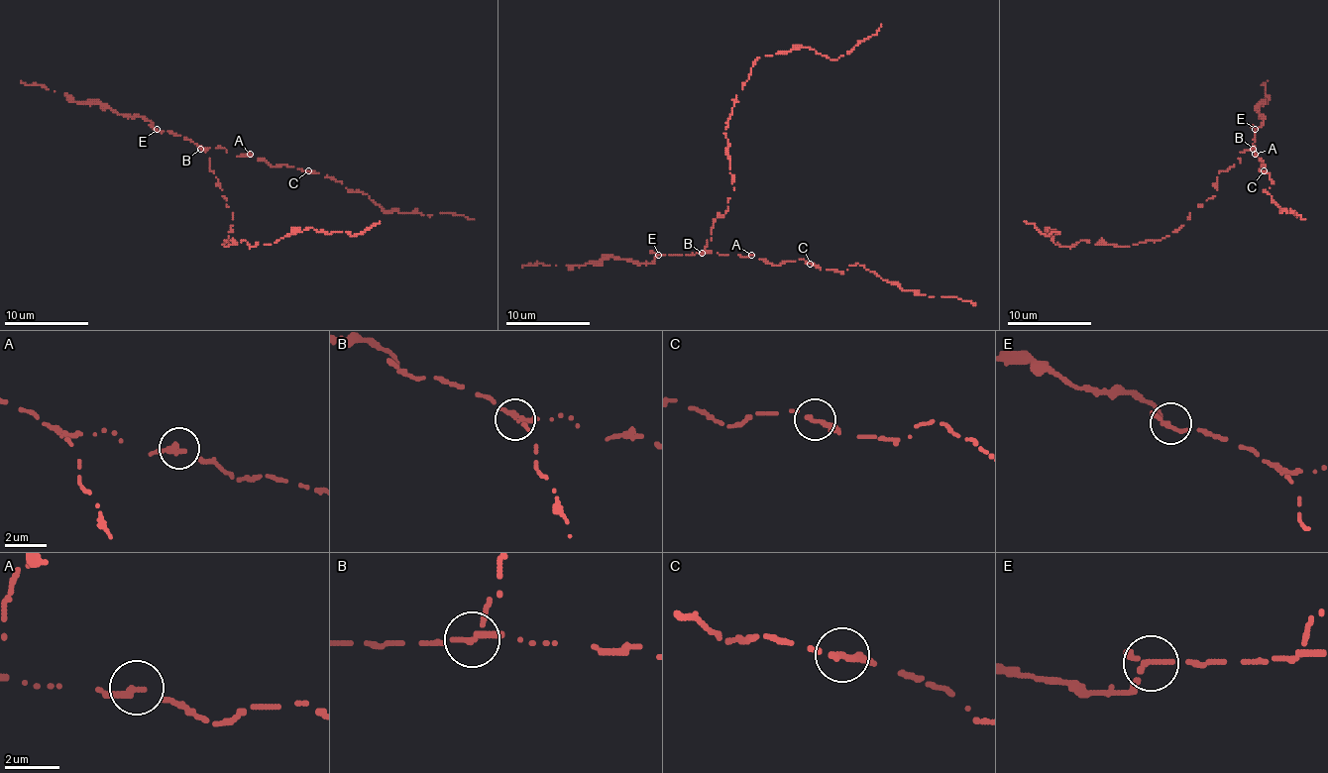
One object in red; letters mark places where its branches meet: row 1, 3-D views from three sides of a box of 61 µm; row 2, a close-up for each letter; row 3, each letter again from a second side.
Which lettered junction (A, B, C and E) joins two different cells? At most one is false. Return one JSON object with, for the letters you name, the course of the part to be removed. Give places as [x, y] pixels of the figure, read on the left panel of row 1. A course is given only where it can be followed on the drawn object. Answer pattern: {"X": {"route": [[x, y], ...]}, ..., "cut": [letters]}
{"B": {"route": [[201, 148], [233, 213], [224, 247], [245, 240], [252, 247], [271, 244], [312, 228], [357, 236], [380, 221]]}, "cut": ["B"]}

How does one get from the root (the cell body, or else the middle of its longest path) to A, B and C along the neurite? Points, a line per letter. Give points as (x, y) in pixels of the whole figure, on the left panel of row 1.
A: (216, 177), (203, 150), (224, 148), (237, 157), (250, 154)
B: (216, 177), (209, 168), (209, 159), (201, 148)
C: (216, 177), (203, 150), (209, 148), (224, 148), (237, 157), (264, 159), (273, 166), (287, 165), (308, 170)

